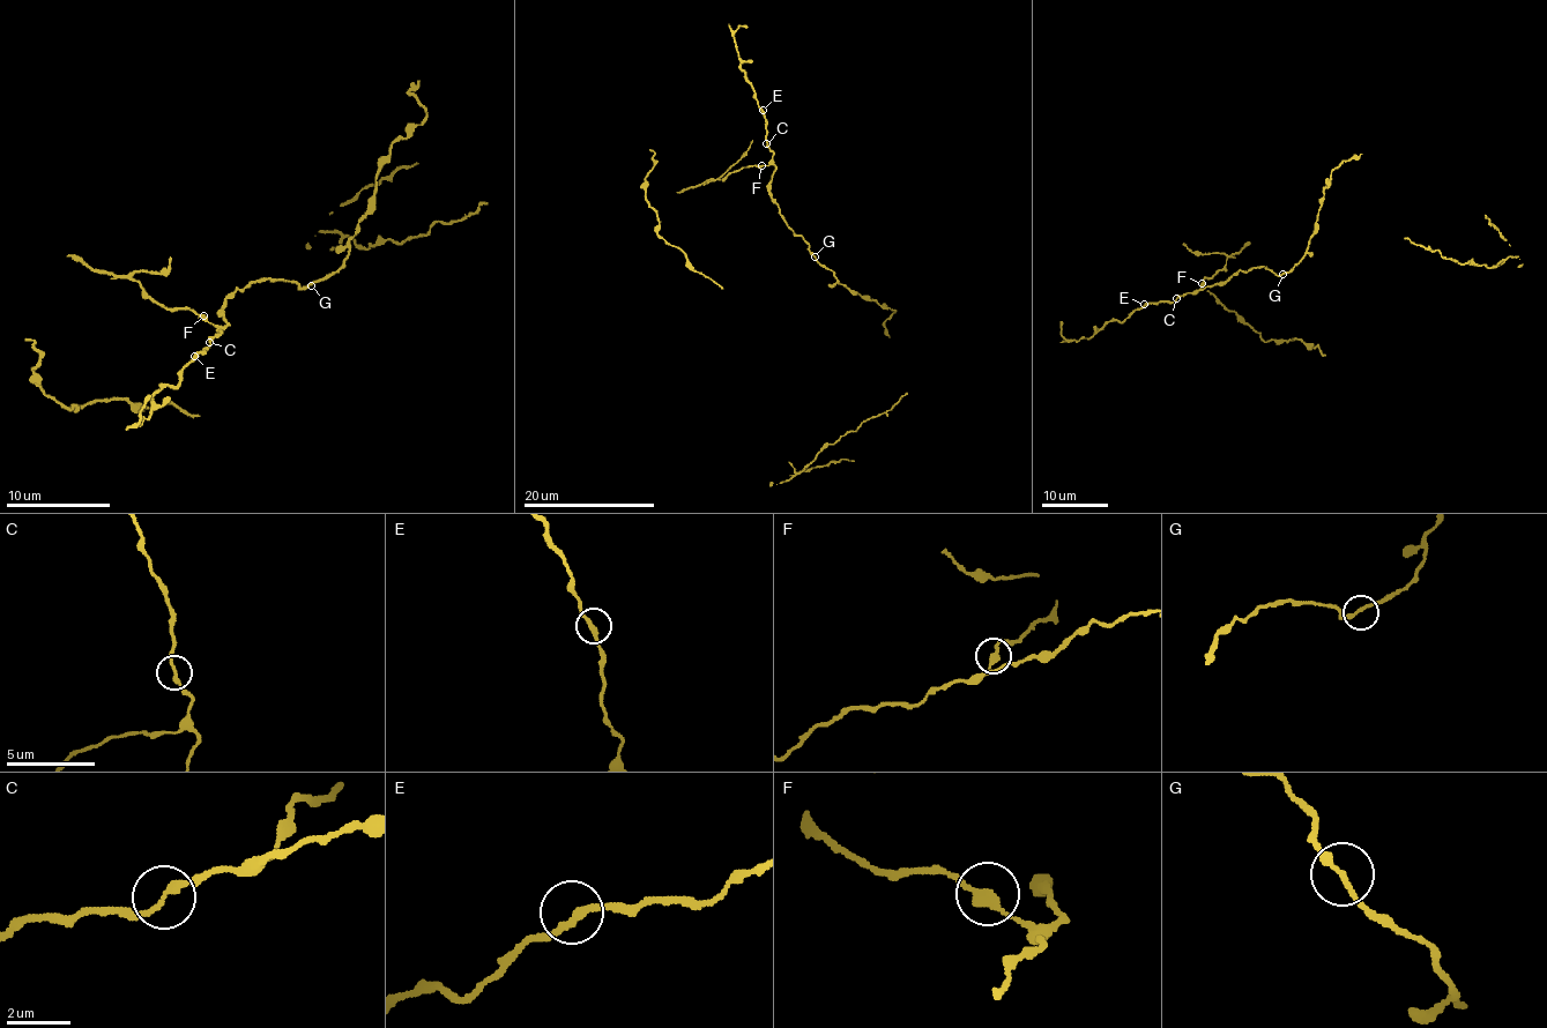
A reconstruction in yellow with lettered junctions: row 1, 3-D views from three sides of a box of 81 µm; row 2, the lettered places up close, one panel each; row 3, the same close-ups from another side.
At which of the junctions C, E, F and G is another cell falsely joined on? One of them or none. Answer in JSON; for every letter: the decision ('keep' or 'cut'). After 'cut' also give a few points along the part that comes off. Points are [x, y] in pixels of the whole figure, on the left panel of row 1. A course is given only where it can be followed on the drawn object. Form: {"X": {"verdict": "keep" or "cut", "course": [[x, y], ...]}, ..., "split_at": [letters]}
{"C": {"verdict": "keep"}, "E": {"verdict": "keep"}, "F": {"verdict": "cut"}, "G": {"verdict": "keep"}, "split_at": ["F"]}

